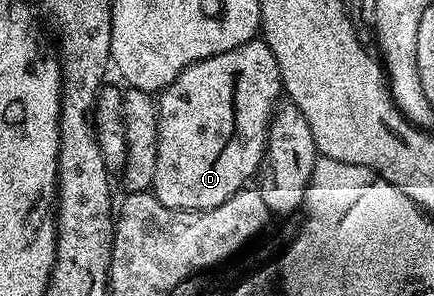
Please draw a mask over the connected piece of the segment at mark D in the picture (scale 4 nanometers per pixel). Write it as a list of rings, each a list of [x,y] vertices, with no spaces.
[[[260,37],[183,68],[157,99],[157,156],[151,194],[163,205],[184,211],[211,209],[227,201],[258,174],[265,158],[269,120],[282,95],[275,53]]]

